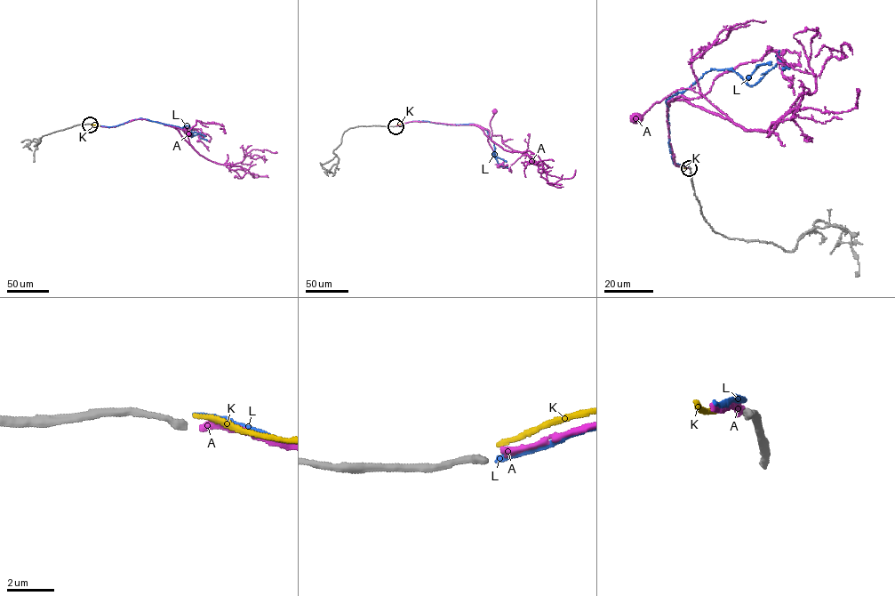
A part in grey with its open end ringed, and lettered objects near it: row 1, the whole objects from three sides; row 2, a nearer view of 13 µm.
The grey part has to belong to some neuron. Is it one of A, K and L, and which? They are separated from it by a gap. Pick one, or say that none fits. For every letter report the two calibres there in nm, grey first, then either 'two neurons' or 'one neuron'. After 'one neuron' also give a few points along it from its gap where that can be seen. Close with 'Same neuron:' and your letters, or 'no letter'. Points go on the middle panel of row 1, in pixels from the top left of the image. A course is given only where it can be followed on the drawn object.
A: 300 nm thick on the grey side, 320 nm on the other; one neuron; it runs (395, 126), (413, 121), (474, 124), (491, 140), (490, 122), (494, 111)
K: 300 nm thick on the grey side, 190 nm on the other; two neurons
L: 300 nm thick on the grey side, 190 nm on the other; two neurons
Same neuron: A

